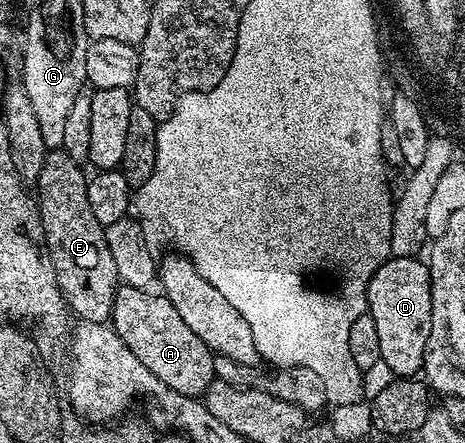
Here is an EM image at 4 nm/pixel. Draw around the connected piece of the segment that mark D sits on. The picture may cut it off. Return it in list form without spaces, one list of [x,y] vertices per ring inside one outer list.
[[[421,257],[386,259],[372,276],[366,289],[366,305],[376,324],[380,339],[380,356],[397,377],[409,378],[417,375],[422,368],[424,352],[428,344],[428,332],[432,328],[432,292],[430,291],[430,268]]]

